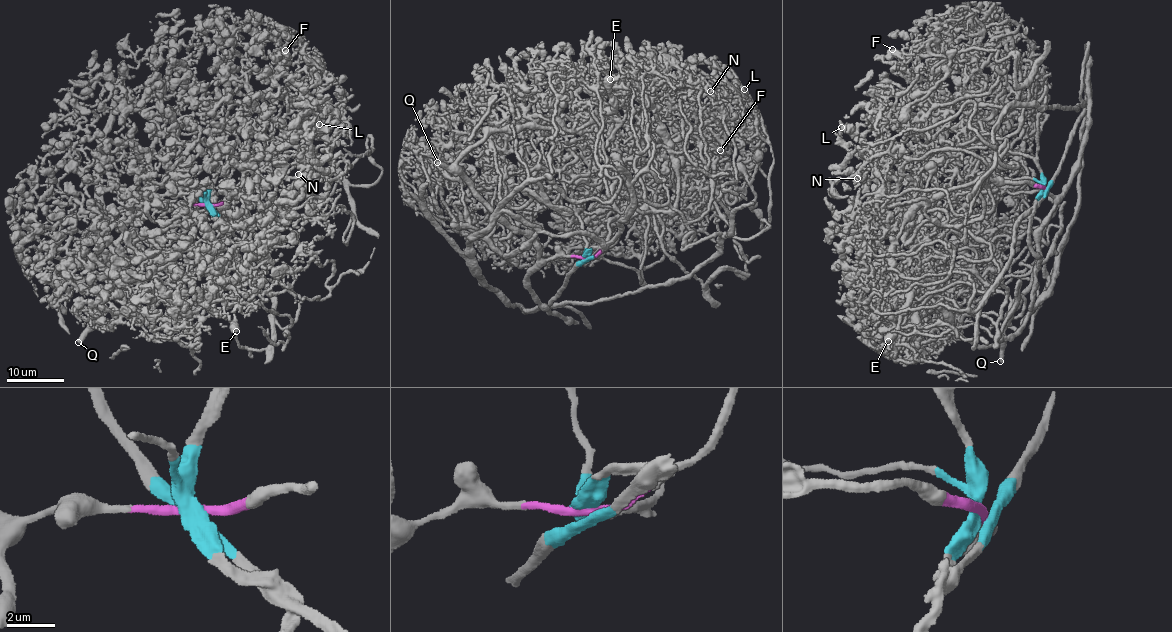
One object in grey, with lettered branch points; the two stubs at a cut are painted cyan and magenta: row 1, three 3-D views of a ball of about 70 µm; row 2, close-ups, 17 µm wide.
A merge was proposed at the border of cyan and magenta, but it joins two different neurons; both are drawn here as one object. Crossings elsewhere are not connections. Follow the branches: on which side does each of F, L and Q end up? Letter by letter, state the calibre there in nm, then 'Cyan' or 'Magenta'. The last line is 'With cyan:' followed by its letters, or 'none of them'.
F: Thickness 550 nm. Cyan
L: Thickness 440 nm. Cyan
Q: Thickness 440 nm. Magenta
With cyan: F, L

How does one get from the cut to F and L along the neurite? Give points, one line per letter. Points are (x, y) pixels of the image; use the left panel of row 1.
F: (209, 204), (190, 182), (169, 184), (268, 139), (285, 103), (286, 50)
L: (209, 204), (169, 184), (212, 162), (227, 190), (246, 190), (293, 119), (335, 114), (319, 124)

